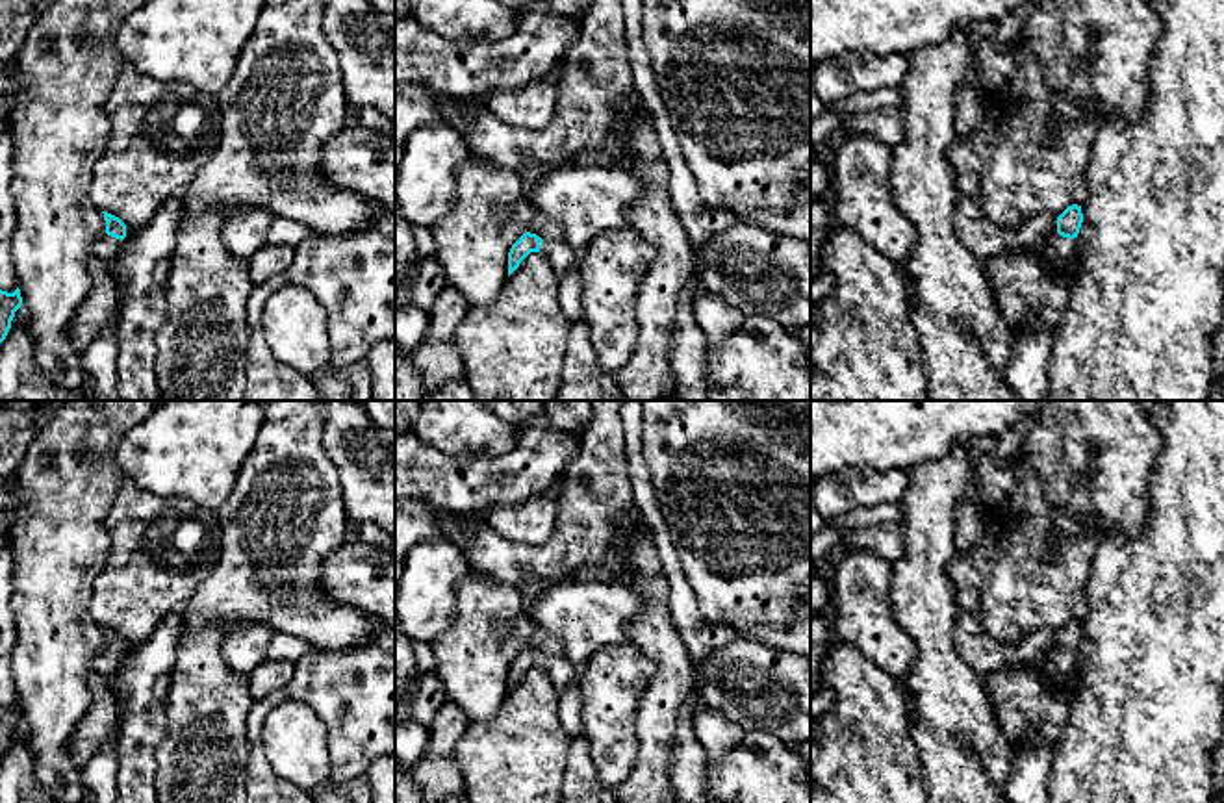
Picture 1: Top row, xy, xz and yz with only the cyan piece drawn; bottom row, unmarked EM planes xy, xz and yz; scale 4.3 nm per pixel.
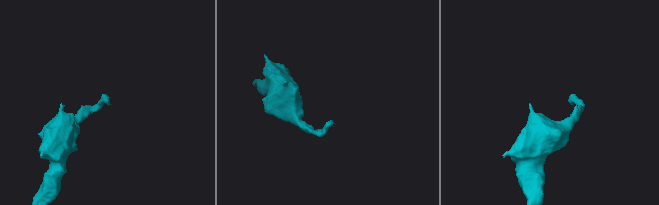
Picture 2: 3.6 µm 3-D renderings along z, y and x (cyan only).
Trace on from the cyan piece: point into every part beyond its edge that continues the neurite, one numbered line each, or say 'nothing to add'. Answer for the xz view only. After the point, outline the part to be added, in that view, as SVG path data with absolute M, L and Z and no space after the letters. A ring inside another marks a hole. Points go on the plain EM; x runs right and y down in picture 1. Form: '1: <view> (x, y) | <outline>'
1: xz (560, 672) | M542 655L540 669L549 675L558 690L567 690L569 686L573 686L573 681L579 673L579 669L575 669L567 660L547 655Z

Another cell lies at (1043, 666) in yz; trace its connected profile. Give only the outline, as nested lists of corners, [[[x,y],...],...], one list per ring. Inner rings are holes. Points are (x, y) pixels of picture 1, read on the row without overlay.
[[[1046,656],[1031,662],[1027,669],[1031,669],[1031,671],[1039,673],[1042,679],[1046,679],[1050,686],[1057,686],[1065,681],[1065,677],[1052,664],[1052,658],[1046,658]]]

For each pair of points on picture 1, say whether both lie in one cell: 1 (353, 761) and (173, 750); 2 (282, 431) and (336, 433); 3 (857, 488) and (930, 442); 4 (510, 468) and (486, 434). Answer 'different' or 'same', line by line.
1: different
2: different
3: different
4: different

